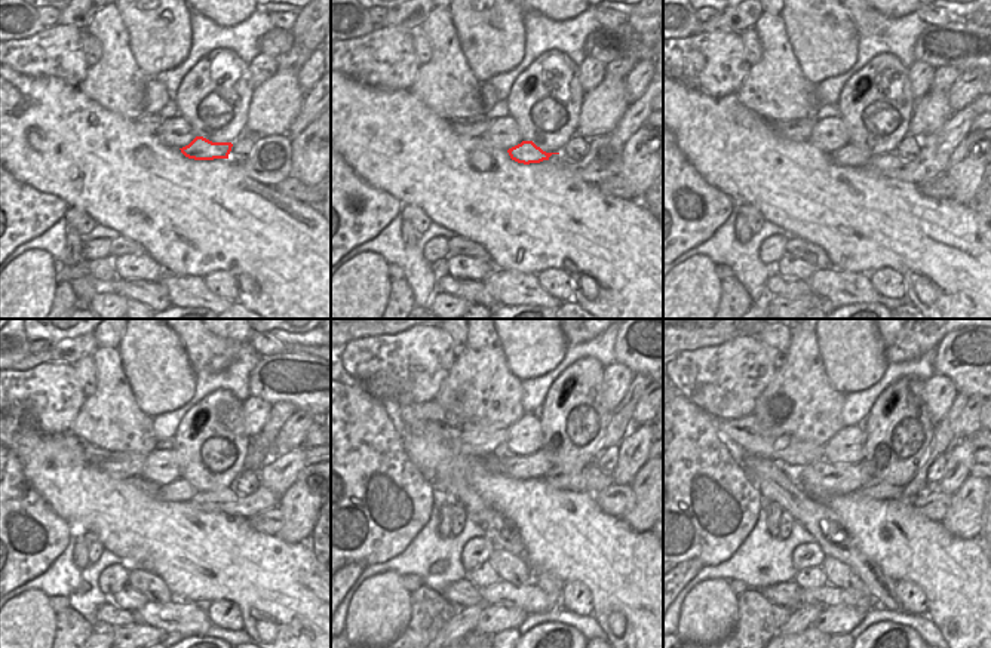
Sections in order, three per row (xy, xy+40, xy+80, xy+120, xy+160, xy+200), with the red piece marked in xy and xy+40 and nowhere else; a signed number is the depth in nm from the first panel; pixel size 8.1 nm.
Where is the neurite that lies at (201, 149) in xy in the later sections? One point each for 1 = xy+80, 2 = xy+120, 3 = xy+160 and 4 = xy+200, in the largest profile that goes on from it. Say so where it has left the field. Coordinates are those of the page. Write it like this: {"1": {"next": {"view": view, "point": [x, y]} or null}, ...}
{"1": {"next": {"view": "xy+80", "point": [850, 154]}}, "2": {"next": {"view": "xy+120", "point": [181, 490]}}, "3": {"next": {"view": "xy+160", "point": [493, 491]}}, "4": {"next": {"view": "xy+200", "point": [812, 479]}}}

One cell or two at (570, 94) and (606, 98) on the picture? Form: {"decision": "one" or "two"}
{"decision": "two"}

